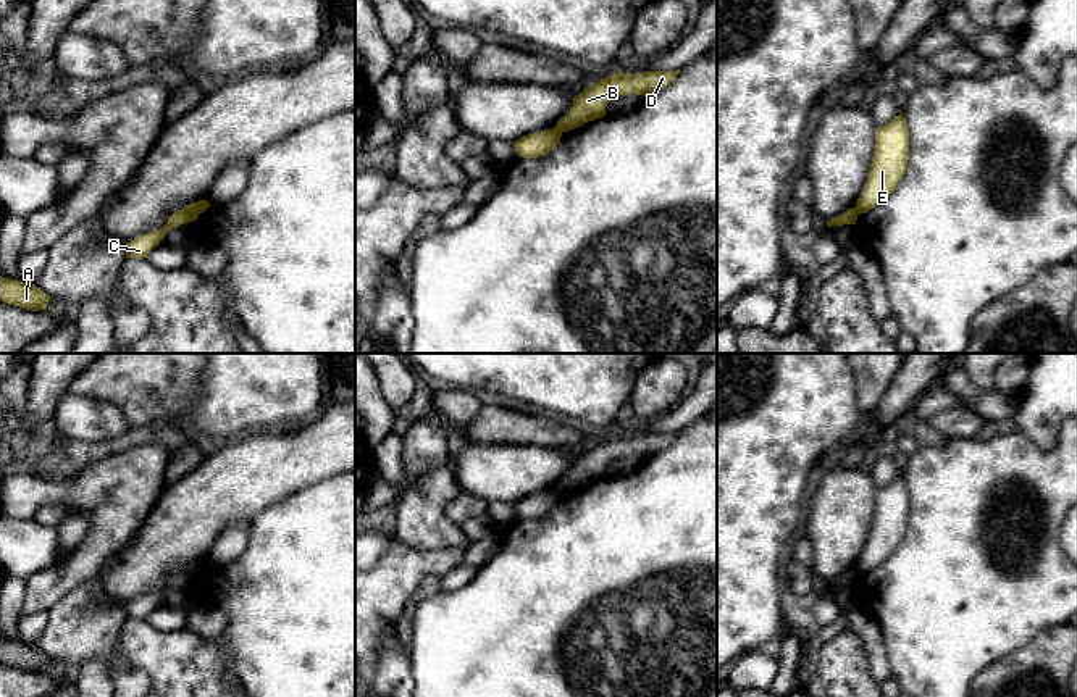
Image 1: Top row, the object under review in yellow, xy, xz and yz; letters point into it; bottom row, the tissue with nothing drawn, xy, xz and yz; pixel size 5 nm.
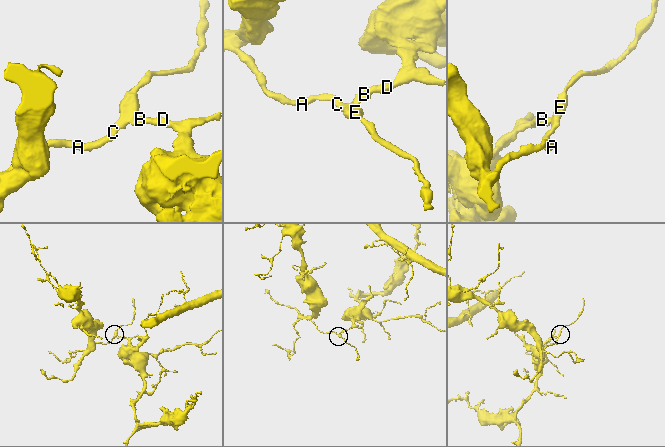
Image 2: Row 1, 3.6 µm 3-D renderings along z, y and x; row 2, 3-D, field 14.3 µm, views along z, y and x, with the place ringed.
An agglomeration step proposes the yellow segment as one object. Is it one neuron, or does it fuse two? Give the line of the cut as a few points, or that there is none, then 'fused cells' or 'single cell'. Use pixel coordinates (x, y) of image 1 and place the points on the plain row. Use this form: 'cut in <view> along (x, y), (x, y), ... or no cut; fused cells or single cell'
cut in xz along (554, 489), (561, 494); fused cells

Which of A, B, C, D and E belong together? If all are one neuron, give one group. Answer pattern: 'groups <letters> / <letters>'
groups A C E / B D

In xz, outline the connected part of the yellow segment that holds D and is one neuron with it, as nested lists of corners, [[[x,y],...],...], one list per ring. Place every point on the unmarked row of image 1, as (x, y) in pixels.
[[[680,431],[646,432],[636,436],[617,432],[573,458],[570,474],[557,482],[555,490],[567,494],[583,487],[588,482],[606,478],[606,468],[614,458],[628,455],[649,458],[675,442],[678,434]]]

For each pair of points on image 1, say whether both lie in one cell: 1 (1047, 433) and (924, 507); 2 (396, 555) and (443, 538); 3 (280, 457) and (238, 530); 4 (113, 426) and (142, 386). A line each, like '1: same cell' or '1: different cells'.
1: different cells
2: different cells
3: different cells
4: different cells

